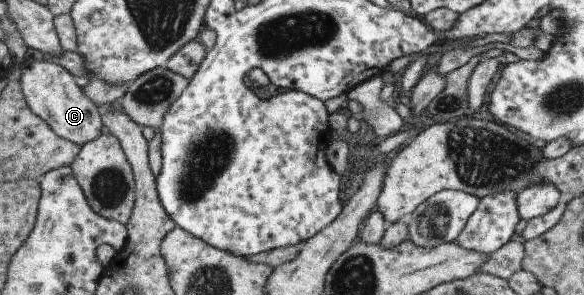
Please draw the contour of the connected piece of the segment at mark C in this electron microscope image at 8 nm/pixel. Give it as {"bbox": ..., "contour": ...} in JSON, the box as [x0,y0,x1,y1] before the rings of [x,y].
{"bbox":[20,60,103,148],"contour":[[[46,60],[20,63],[20,87],[26,105],[41,117],[58,136],[72,142],[76,148],[100,135],[103,123],[97,107],[76,86],[72,75],[63,67]]]}

